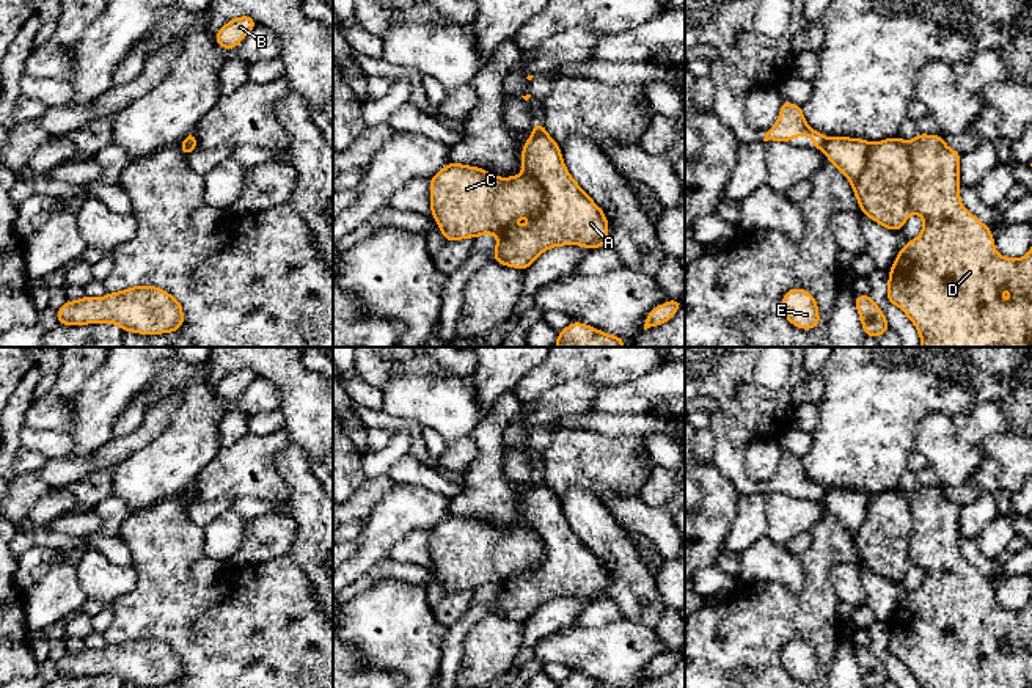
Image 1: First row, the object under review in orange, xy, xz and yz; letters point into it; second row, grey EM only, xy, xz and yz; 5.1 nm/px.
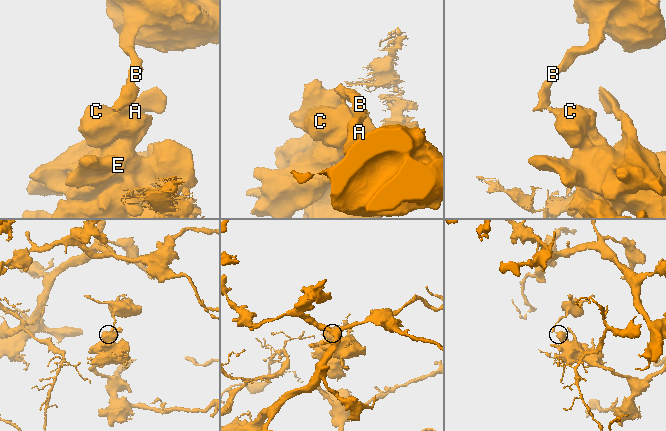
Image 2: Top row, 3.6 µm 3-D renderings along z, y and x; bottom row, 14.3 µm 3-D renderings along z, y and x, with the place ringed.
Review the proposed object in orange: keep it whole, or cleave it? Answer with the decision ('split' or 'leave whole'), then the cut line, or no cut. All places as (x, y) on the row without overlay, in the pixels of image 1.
split; cut in yz along (827, 490), (822, 500)

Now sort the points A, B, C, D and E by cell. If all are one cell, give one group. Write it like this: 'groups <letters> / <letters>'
groups A C D E / B

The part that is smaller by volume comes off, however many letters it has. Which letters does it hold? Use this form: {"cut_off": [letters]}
{"cut_off": ["B"]}

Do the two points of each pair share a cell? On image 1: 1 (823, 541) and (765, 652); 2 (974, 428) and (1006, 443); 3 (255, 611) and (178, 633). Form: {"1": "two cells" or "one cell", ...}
{"1": "one cell", "2": "two cells", "3": "one cell"}

